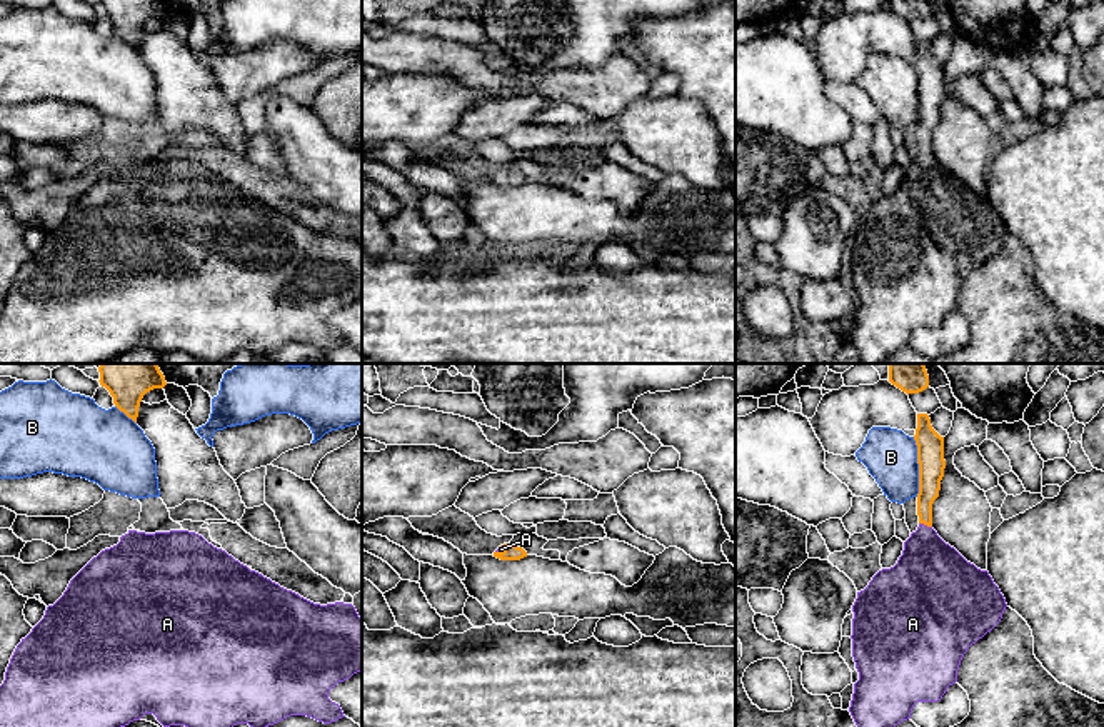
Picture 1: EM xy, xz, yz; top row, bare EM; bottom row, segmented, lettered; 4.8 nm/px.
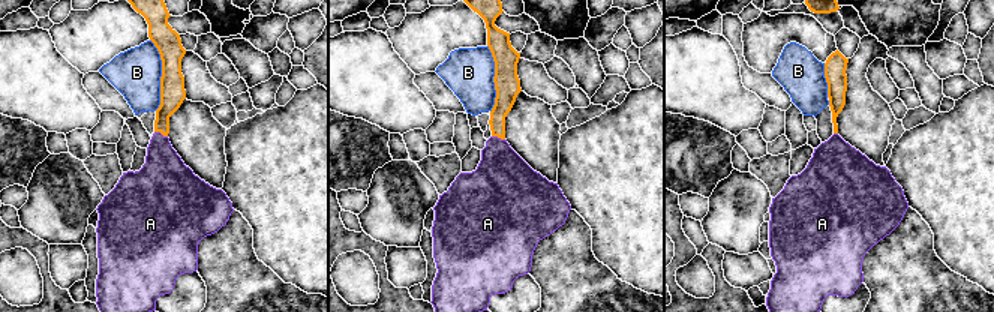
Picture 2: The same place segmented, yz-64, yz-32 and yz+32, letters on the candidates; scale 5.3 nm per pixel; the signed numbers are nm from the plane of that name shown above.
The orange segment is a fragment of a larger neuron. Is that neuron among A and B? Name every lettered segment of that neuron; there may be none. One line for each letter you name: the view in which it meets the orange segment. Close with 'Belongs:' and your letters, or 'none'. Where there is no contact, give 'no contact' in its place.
A: contact in yz
Belongs: A

